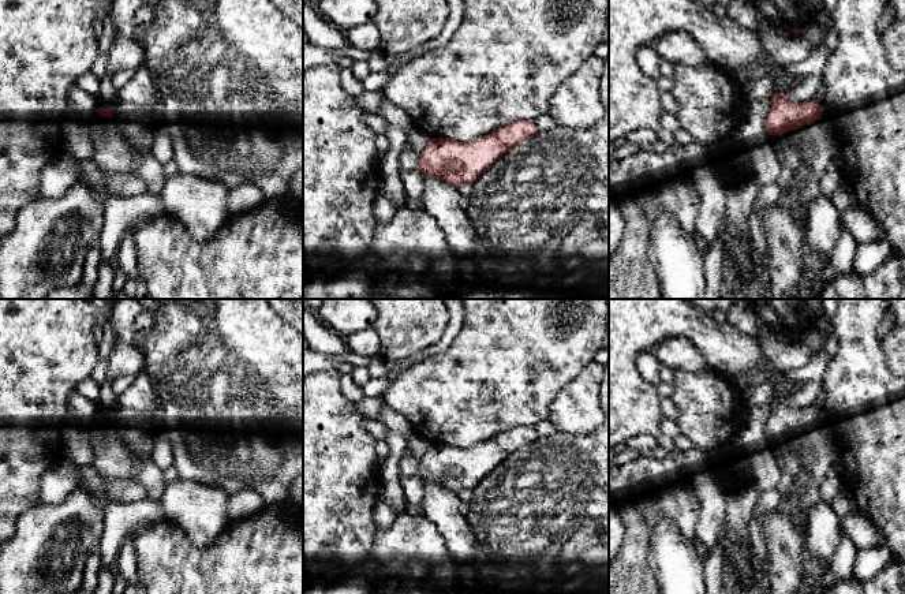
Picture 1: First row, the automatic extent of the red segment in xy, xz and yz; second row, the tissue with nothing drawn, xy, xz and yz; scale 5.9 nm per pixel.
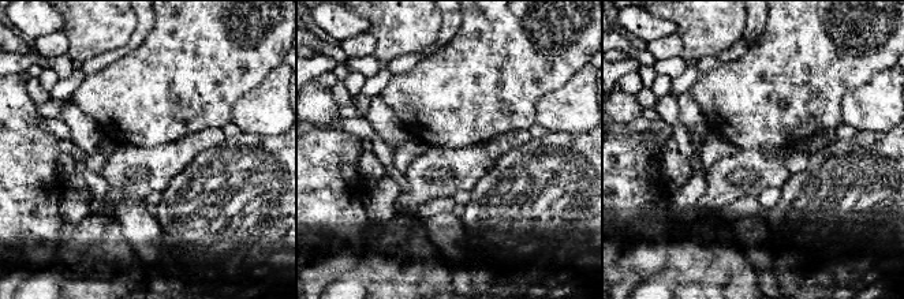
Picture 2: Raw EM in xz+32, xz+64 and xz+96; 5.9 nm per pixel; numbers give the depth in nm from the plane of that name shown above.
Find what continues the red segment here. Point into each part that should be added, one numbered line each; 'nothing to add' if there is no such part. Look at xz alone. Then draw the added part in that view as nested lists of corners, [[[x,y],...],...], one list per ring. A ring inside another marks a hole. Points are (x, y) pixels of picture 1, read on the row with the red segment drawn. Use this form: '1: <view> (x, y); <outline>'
nothing to add

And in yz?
1: yz (804, 153); [[[822,119],[771,141],[781,165],[777,205],[800,213],[805,224],[811,203],[822,197],[820,178],[835,157],[834,141]]]

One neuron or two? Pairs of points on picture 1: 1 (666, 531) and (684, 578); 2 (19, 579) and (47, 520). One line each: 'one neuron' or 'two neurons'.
1: one neuron
2: one neuron

